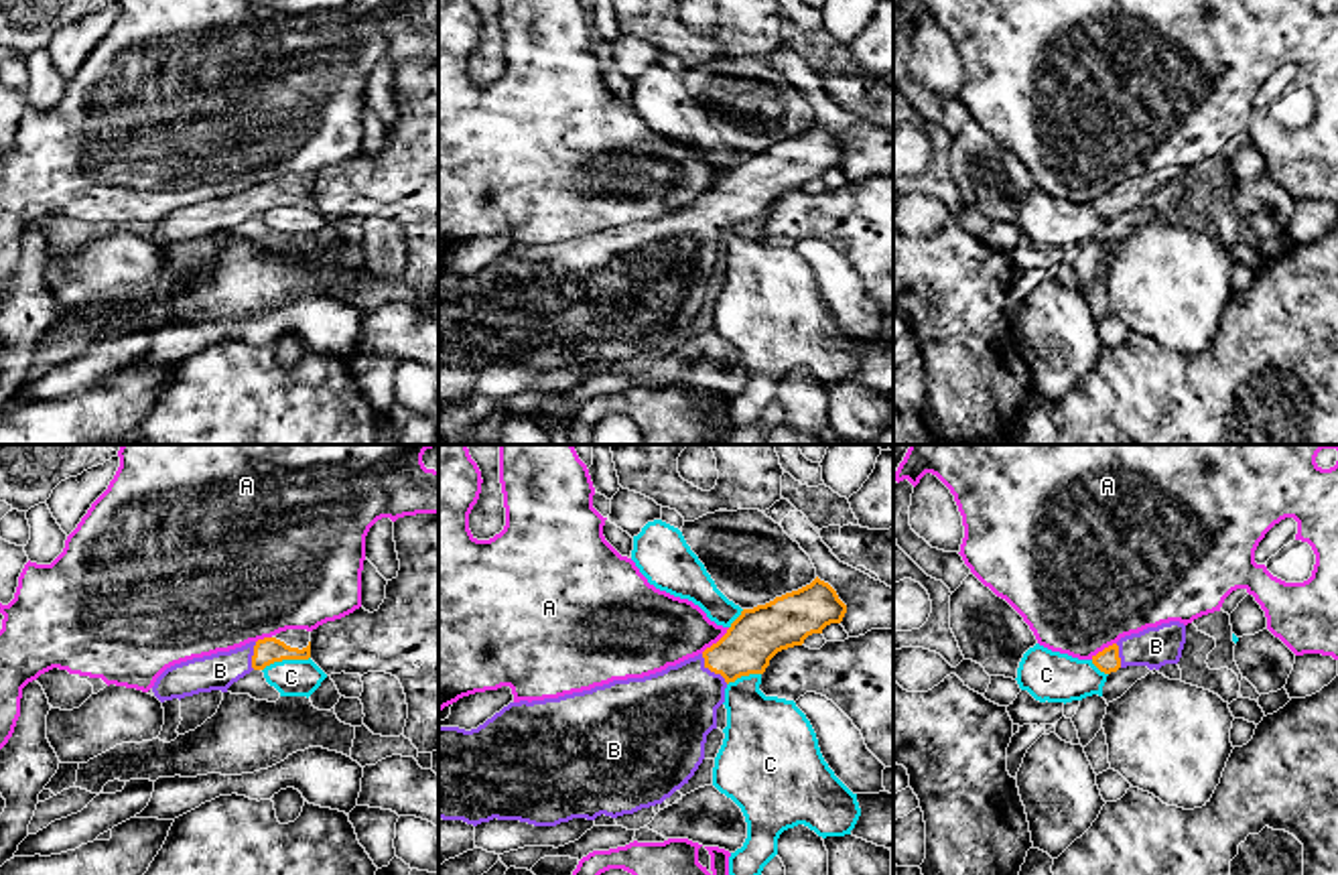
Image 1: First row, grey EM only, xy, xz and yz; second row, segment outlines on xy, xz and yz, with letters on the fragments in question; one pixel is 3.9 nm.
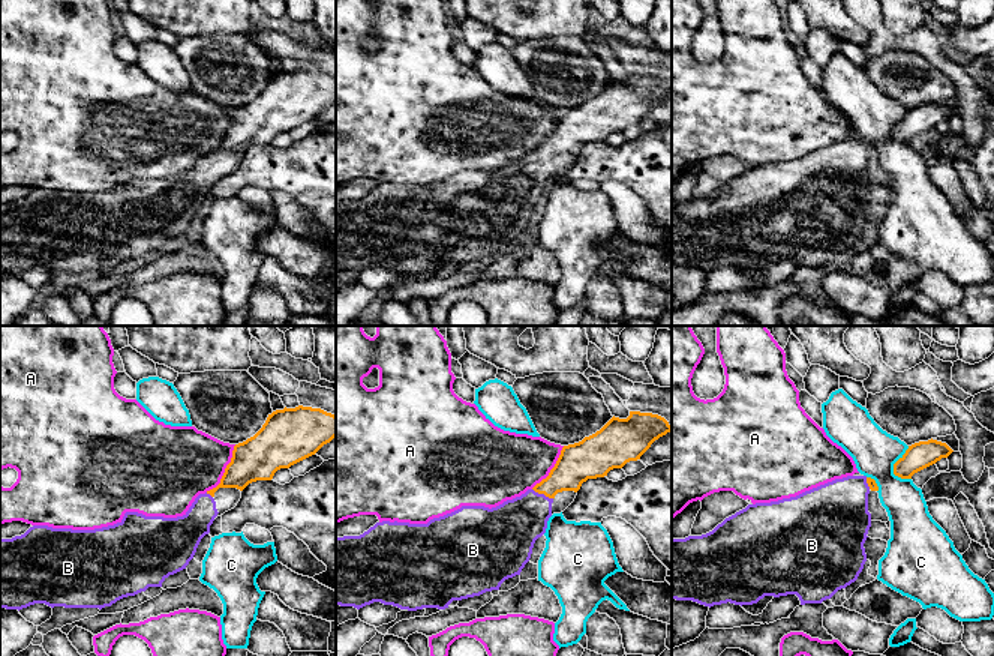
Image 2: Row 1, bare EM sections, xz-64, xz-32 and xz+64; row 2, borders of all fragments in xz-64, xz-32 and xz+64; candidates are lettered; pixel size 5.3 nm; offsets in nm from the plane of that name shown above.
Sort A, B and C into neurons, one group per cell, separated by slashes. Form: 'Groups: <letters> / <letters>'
Groups: A / B / C

